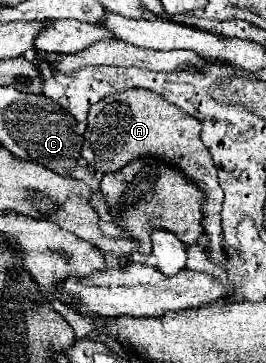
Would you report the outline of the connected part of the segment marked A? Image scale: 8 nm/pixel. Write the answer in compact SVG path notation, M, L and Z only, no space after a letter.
M133 88L123 94L107 96L89 108L89 122L83 134L81 158L87 162L87 166L93 168L93 172L101 172L101 174L119 172L119 168L129 164L133 158L141 158L141 156L165 158L169 166L183 172L187 180L197 184L197 188L201 188L201 192L205 194L201 206L203 234L207 238L211 260L215 264L223 264L225 242L221 236L221 214L219 214L223 204L223 190L217 182L217 168L213 164L213 158L203 146L199 134L201 134L201 124L197 124L193 116L189 116L181 108L175 108L155 92Z

